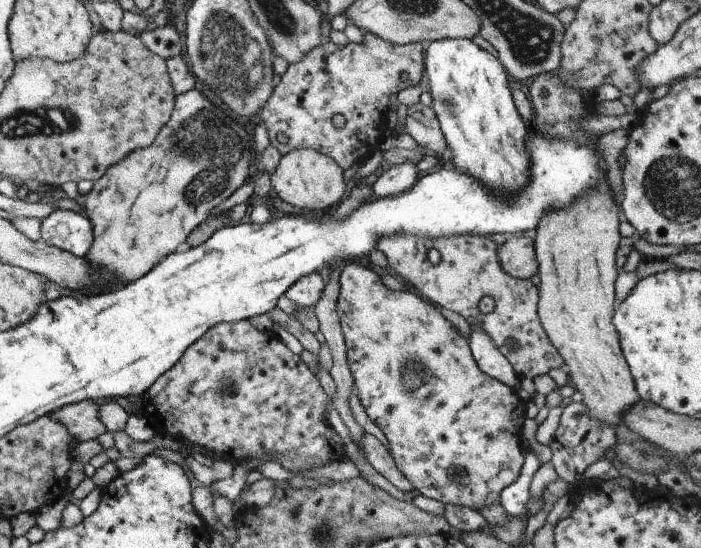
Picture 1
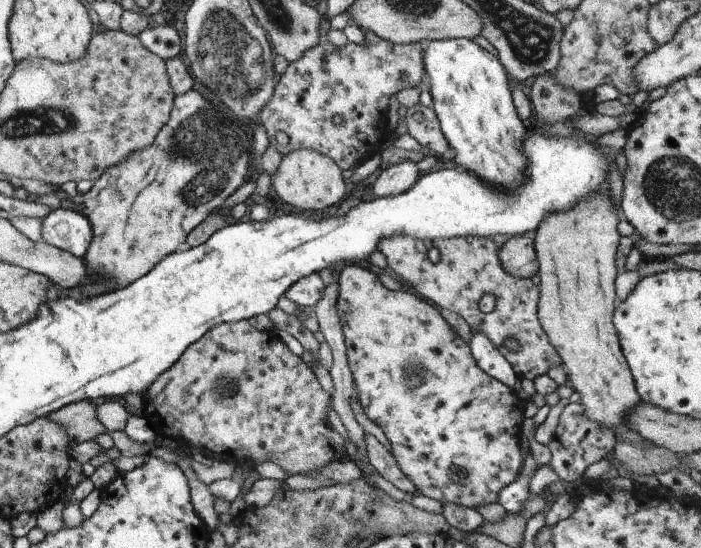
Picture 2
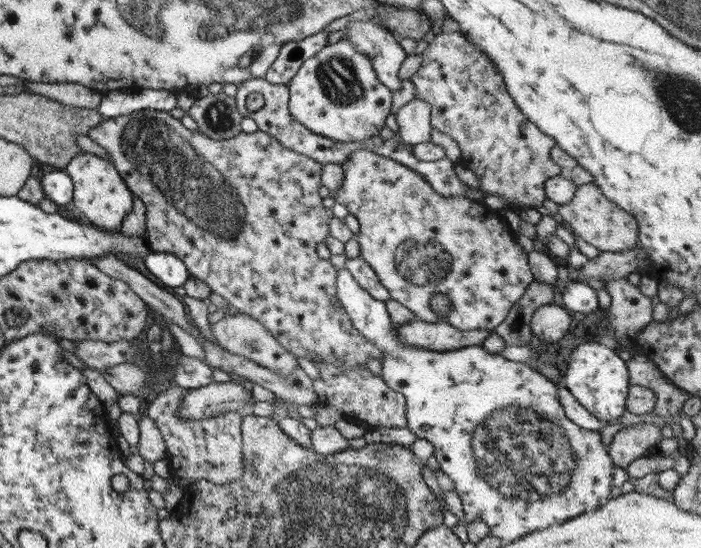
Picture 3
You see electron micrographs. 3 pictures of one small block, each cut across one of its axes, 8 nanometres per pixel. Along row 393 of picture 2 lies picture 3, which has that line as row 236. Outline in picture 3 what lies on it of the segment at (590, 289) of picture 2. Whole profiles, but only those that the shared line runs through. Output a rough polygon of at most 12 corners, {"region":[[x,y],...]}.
{"region":[[593,182],[554,216],[600,252],[637,242],[637,220]]}

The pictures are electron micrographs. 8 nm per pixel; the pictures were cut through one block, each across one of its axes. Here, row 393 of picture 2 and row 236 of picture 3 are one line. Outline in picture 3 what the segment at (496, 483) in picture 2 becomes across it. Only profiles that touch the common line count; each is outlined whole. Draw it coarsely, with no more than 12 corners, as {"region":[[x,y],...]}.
{"region":[[369,149],[329,198],[390,300],[492,332],[534,280],[500,216]]}

